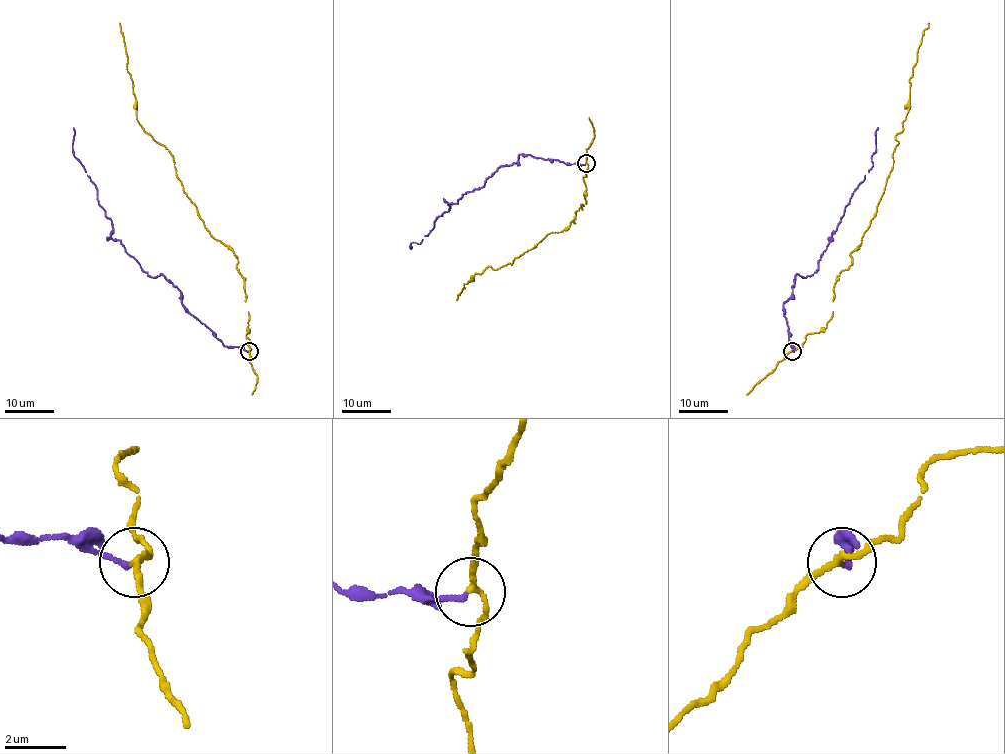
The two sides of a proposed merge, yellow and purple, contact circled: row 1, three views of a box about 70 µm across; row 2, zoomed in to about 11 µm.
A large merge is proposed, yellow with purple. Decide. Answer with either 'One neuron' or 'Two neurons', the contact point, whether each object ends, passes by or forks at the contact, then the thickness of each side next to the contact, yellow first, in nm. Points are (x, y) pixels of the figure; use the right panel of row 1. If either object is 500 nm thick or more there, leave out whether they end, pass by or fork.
One neuron. Place: (792, 351). At the ring yellow passes by. At the ring purple ends. Thickness 180 nm (yellow) against 170 nm

